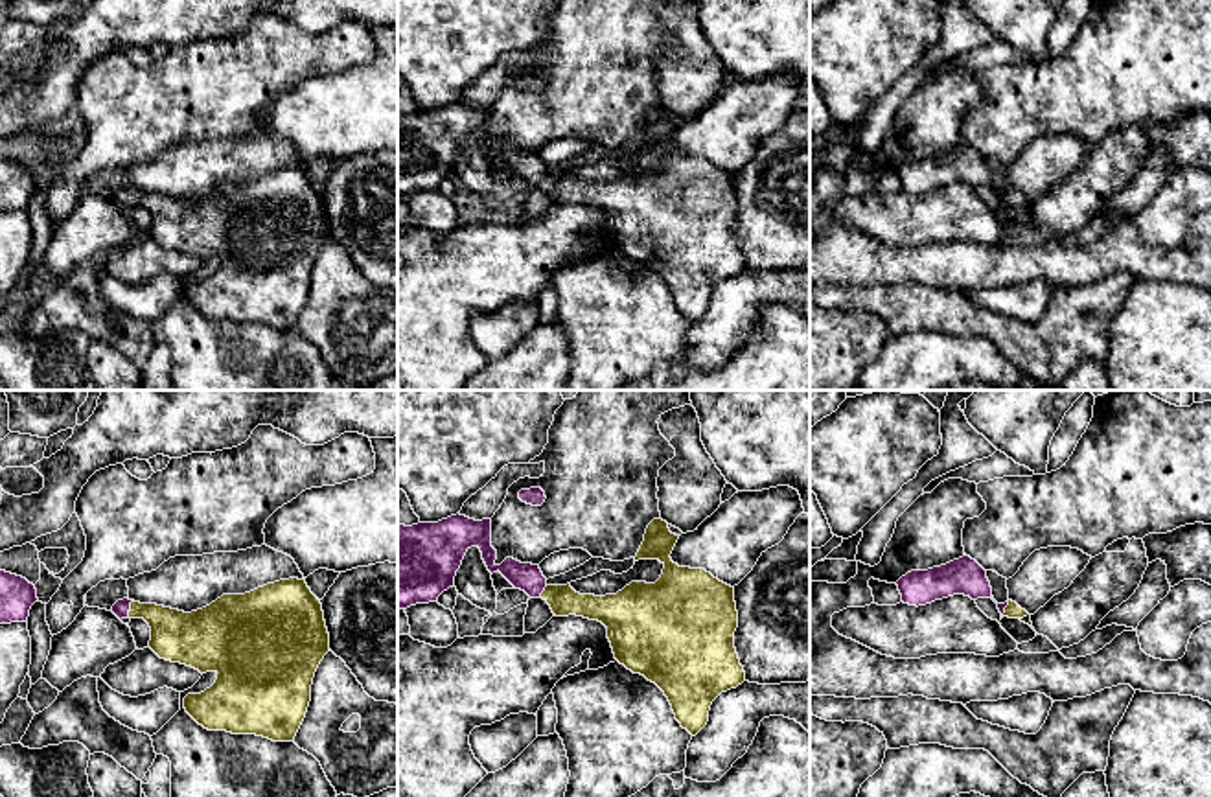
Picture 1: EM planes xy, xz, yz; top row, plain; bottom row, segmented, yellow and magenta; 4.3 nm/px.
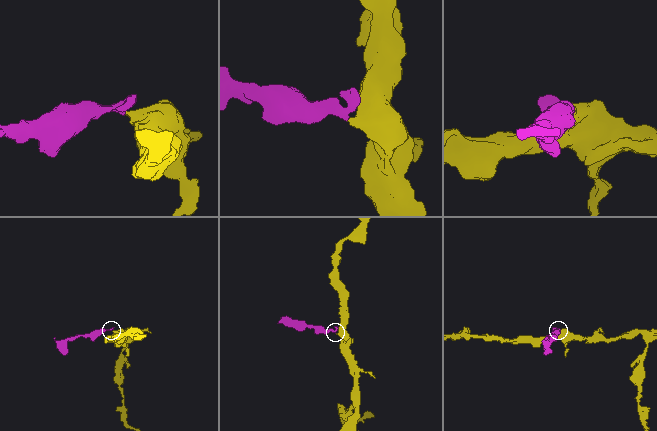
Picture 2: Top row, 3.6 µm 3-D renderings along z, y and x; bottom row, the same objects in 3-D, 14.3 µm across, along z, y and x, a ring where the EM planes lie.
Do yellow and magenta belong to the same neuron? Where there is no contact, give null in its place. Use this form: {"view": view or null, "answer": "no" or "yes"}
{"view": "xy", "answer": "yes"}

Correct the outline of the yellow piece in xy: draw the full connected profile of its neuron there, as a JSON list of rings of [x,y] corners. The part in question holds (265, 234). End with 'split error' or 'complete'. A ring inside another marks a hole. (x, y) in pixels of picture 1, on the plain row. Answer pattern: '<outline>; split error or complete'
[[[289,166],[245,182],[223,182],[191,201],[129,186],[118,188],[110,199],[120,208],[144,206],[151,215],[149,236],[160,247],[217,261],[210,276],[184,285],[186,300],[199,313],[272,329],[294,328],[311,289],[315,260],[329,239],[322,191],[306,167]]]; split error

